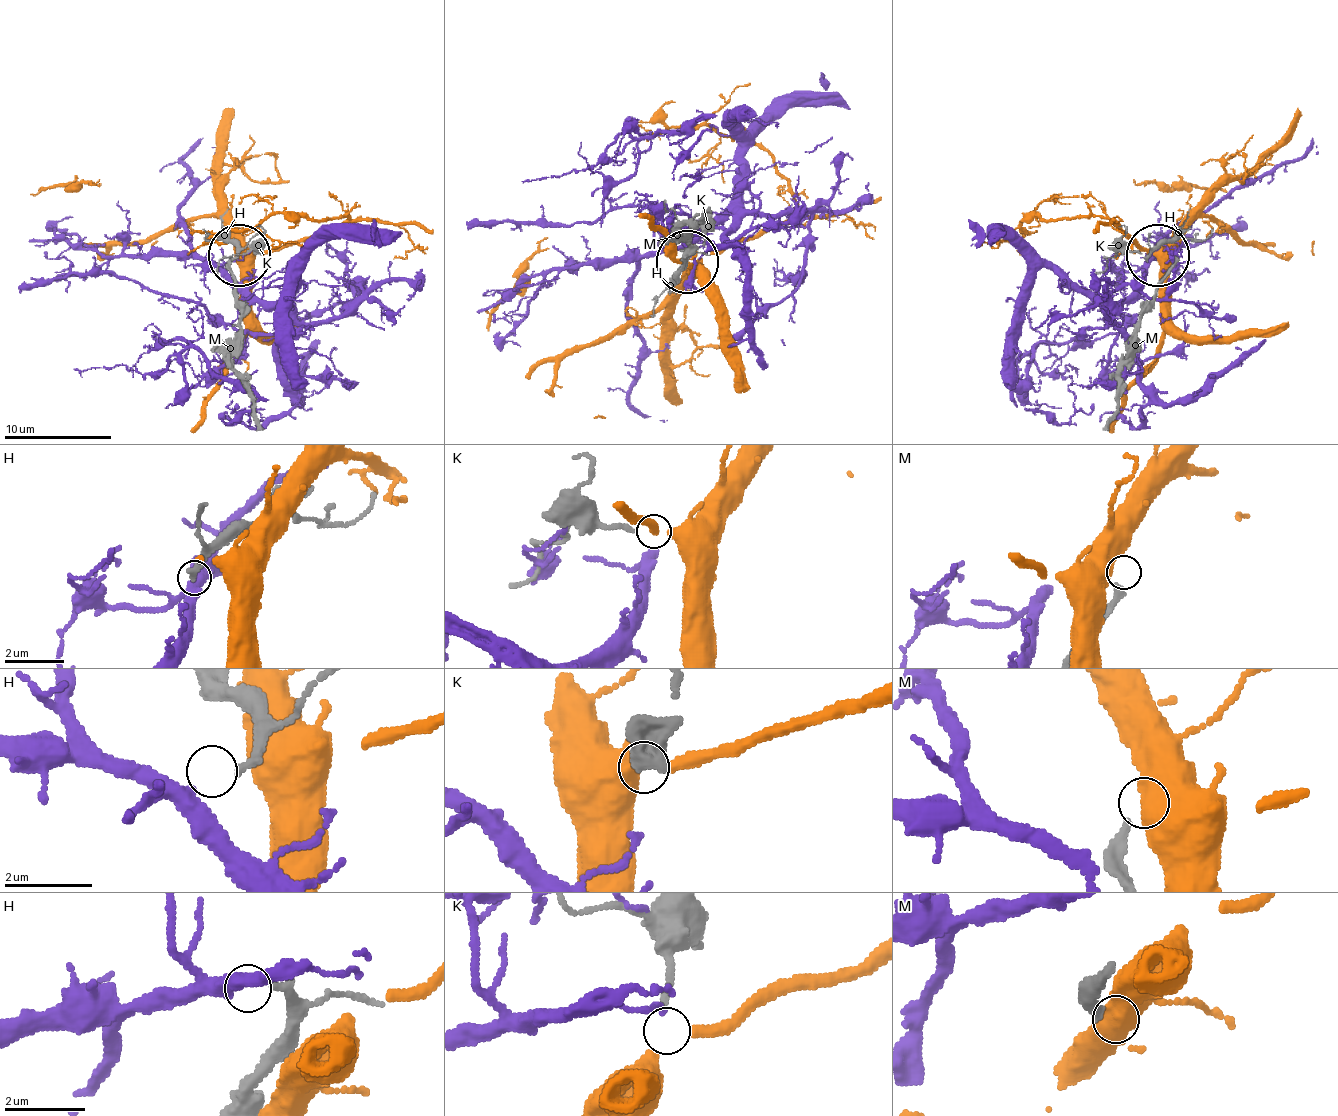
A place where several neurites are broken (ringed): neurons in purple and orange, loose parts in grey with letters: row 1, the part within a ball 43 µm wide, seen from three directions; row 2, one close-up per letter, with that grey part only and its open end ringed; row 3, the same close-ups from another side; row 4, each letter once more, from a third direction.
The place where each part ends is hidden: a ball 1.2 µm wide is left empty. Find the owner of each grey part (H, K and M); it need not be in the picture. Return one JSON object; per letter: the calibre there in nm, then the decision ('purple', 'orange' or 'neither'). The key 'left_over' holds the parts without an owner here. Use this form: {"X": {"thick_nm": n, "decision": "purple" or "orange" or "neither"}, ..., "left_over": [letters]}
{"H": {"thick_nm": 200, "decision": "purple"}, "K": {"thick_nm": 160, "decision": "orange"}, "M": {"thick_nm": 240, "decision": "neither"}, "left_over": ["M"]}

